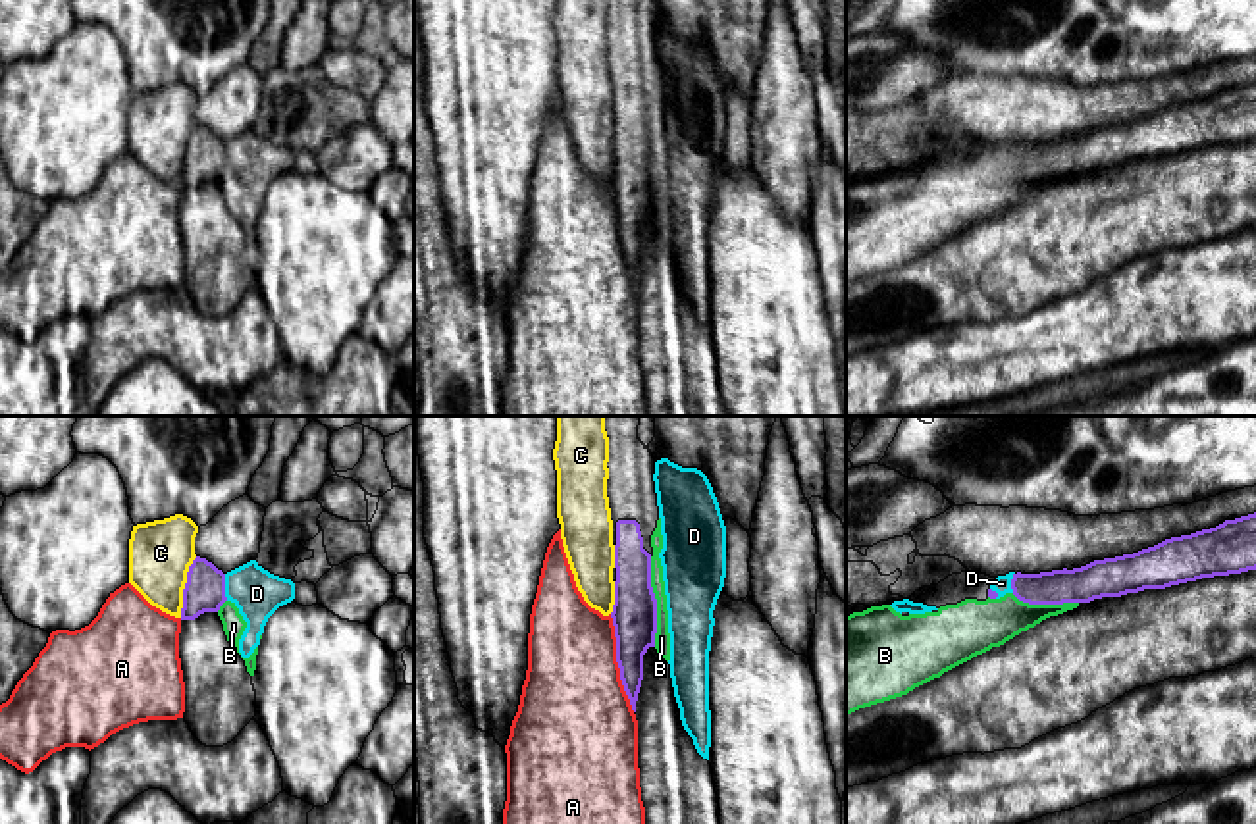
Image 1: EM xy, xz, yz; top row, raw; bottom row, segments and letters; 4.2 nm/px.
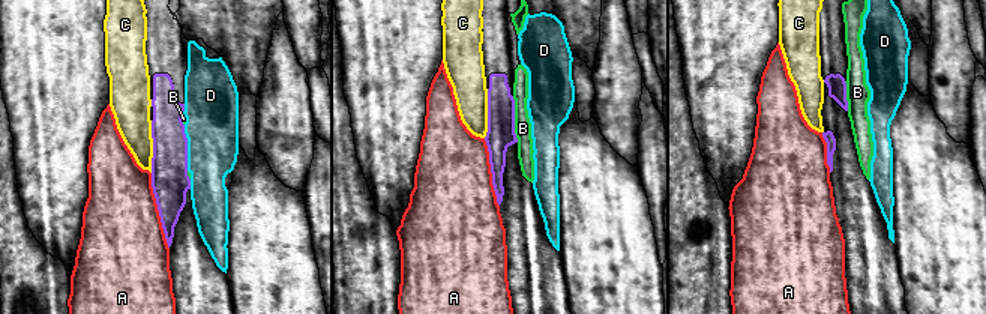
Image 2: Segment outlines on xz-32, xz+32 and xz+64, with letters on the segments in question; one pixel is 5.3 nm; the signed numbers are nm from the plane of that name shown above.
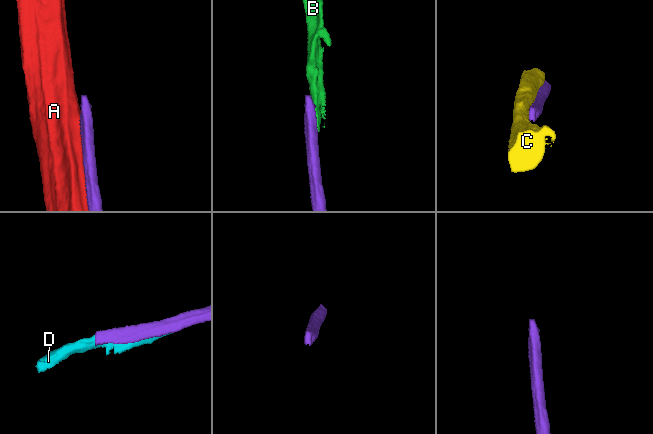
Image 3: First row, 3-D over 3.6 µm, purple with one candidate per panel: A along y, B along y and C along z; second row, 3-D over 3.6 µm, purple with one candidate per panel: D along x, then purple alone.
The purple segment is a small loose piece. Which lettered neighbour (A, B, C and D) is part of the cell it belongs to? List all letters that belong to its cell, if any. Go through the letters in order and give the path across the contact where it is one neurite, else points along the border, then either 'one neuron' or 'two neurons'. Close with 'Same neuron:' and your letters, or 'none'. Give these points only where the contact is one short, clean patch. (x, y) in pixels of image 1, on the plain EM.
A: two neurons
B: two neurons
C: two neurons
D: two neurons
Same neuron: none

